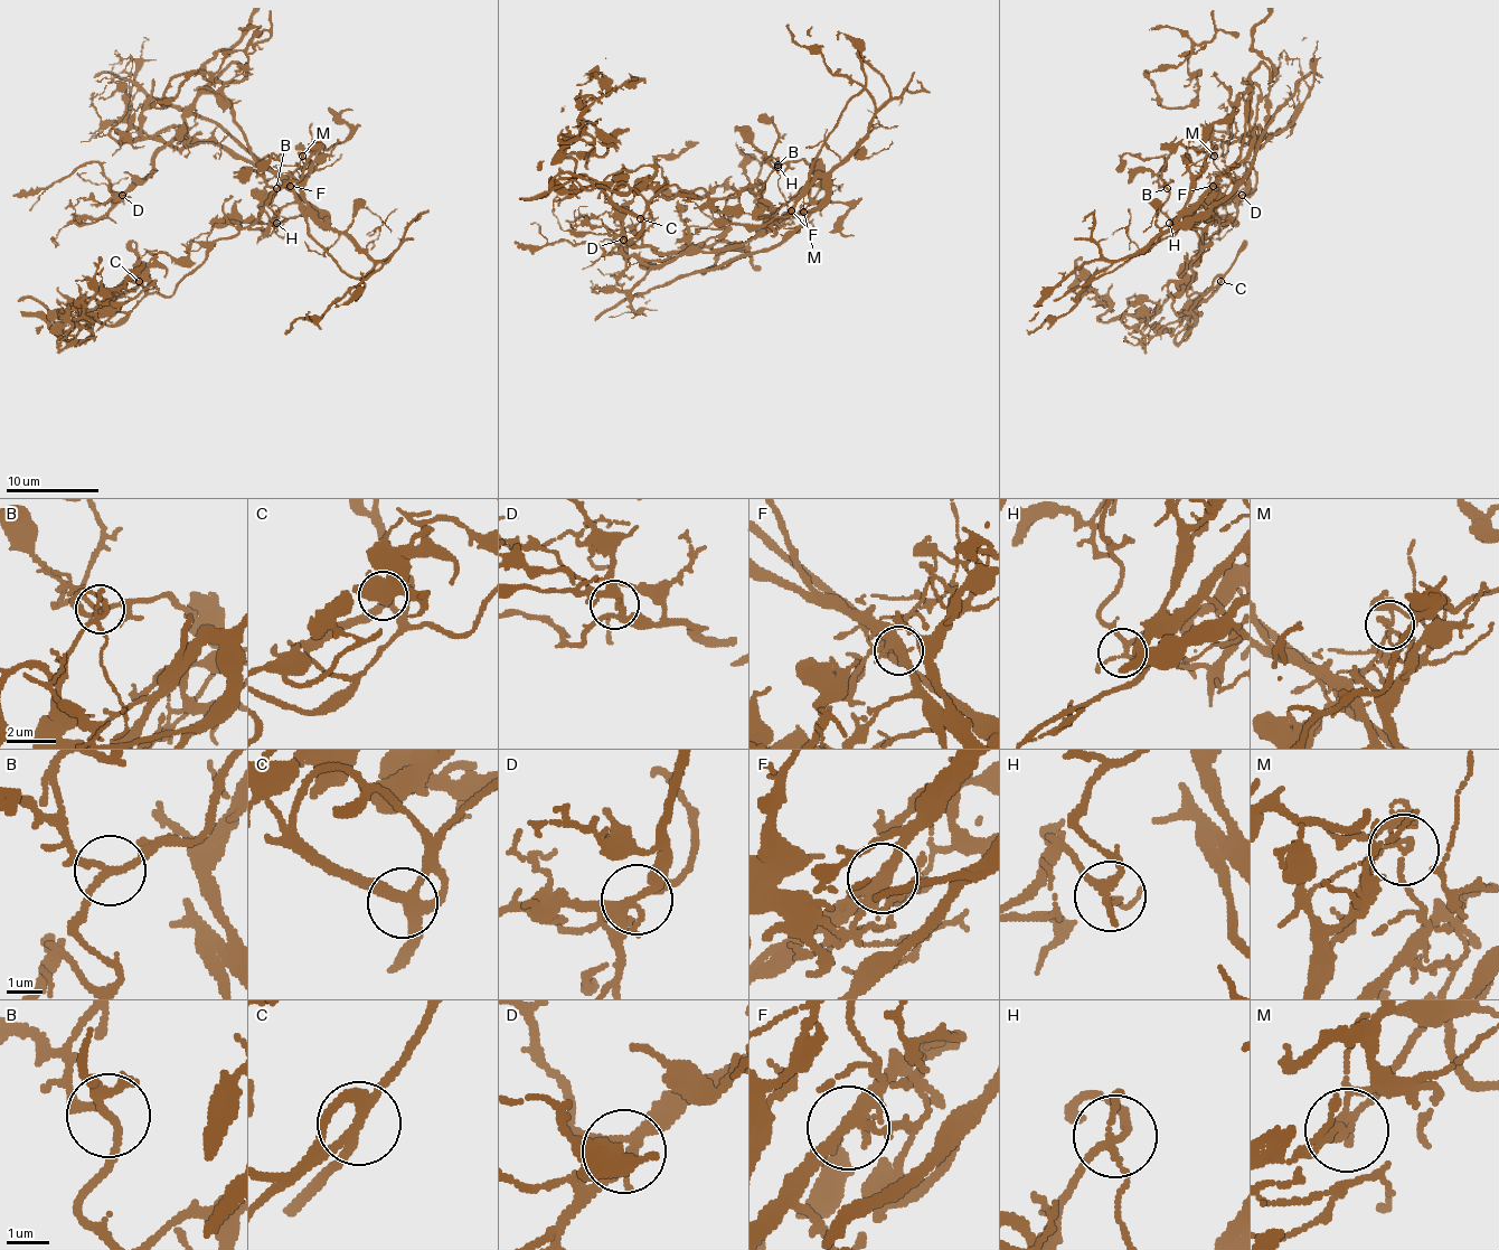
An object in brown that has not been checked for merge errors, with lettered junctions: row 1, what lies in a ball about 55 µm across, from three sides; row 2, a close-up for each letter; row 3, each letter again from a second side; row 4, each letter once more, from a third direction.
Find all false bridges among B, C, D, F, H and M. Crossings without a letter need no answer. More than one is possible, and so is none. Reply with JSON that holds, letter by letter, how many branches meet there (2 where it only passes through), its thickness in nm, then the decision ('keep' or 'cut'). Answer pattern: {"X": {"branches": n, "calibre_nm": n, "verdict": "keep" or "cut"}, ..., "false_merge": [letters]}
{"B": {"branches": 3, "calibre_nm": 170, "verdict": "keep"}, "C": {"branches": 4, "calibre_nm": 240, "verdict": "keep"}, "D": {"branches": 4, "calibre_nm": 280, "verdict": "keep"}, "F": {"branches": 4, "calibre_nm": 280, "verdict": "cut"}, "H": {"branches": 4, "calibre_nm": 170, "verdict": "keep"}, "M": {"branches": 4, "calibre_nm": 130, "verdict": "cut"}, "false_merge": ["F", "M"]}

